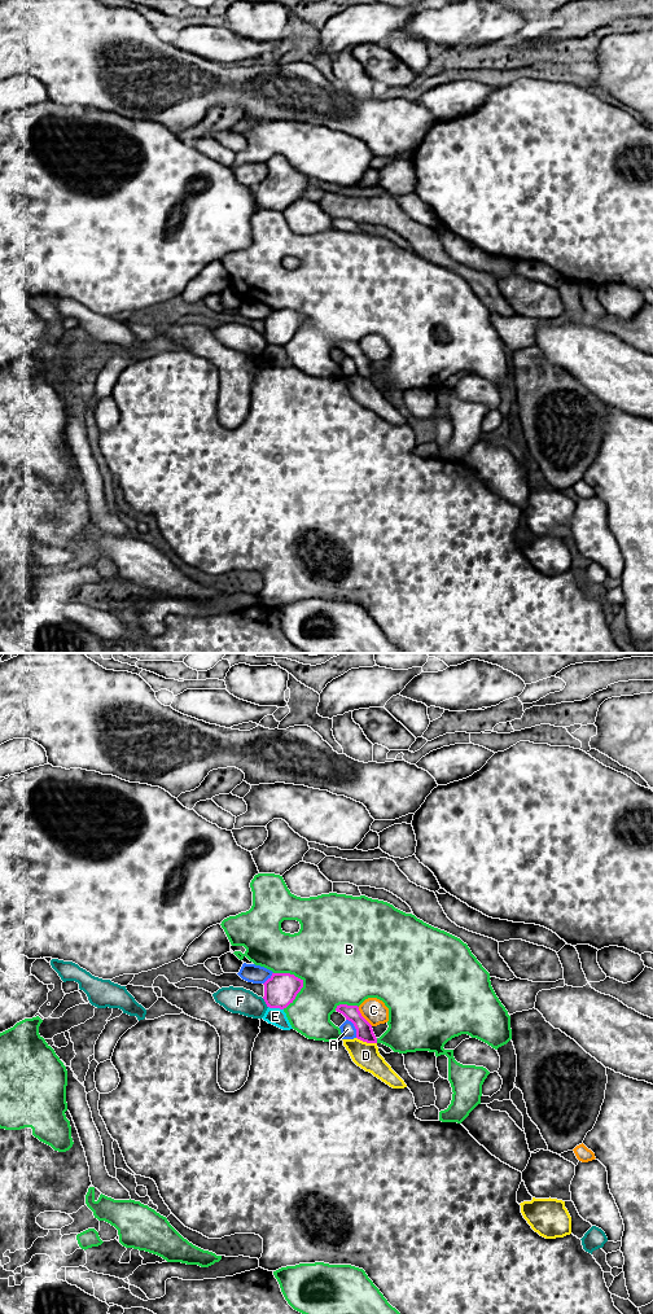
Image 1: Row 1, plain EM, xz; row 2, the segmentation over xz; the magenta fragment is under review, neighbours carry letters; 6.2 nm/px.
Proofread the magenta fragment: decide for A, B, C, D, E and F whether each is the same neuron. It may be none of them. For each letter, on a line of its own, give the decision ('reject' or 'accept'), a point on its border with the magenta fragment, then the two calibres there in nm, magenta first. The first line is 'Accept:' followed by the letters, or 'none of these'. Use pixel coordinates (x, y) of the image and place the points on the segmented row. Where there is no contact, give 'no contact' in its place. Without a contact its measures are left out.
Accept: none of these
A: reject | xz (355, 1028) | 110/90 nm
B: reject | xz (302, 981) | 200/480 nm
C: reject | xz (362, 1016) | 110/150 nm
D: reject | xz (367, 1042) | 110/160 nm
E: reject | xz (276, 1007) | 200/110 nm
F: reject | xz (266, 1003) | 200/160 nm

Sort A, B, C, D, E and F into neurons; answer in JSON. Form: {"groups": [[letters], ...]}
{"groups": [["A"], ["B"], ["C"], ["D", "E"], ["F"]]}

